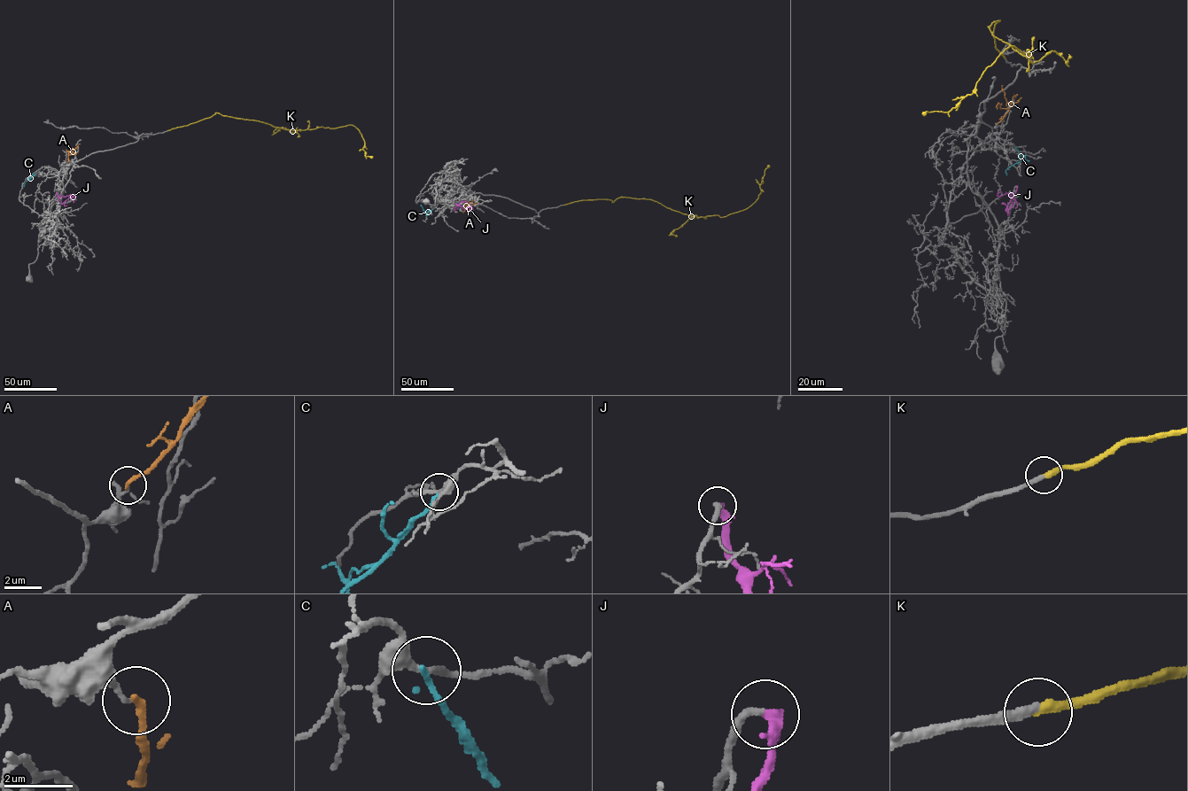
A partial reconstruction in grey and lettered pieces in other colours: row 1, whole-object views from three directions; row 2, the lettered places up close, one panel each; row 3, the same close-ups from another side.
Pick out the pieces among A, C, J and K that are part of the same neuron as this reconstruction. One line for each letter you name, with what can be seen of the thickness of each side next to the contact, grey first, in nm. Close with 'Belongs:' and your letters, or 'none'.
K: calibres 260 and 320 nm
Belongs: K

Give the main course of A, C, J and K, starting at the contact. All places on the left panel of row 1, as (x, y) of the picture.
A: (68, 162), (68, 153), (80, 143)
C: (35, 173), (24, 187)
J: (57, 192), (61, 203), (69, 197), (73, 202)
K: (167, 130), (209, 118), (216, 112), (292, 130), (352, 125), (364, 140), (365, 156), (372, 158)

